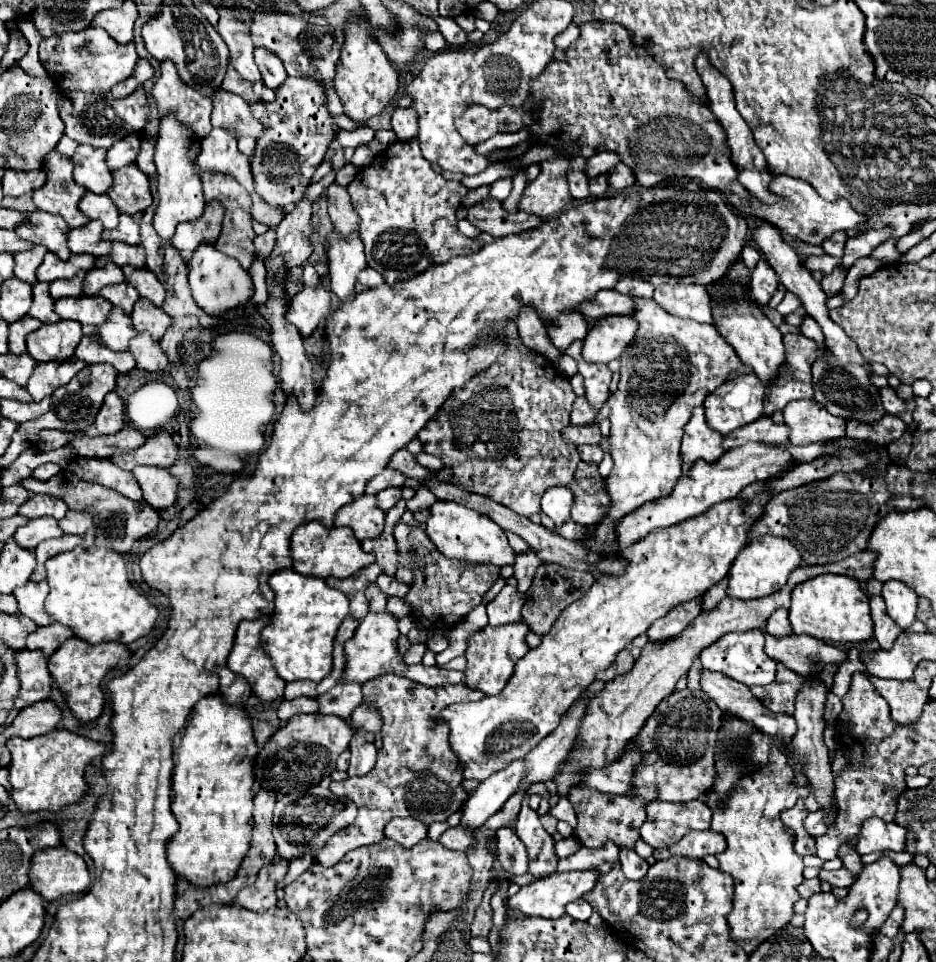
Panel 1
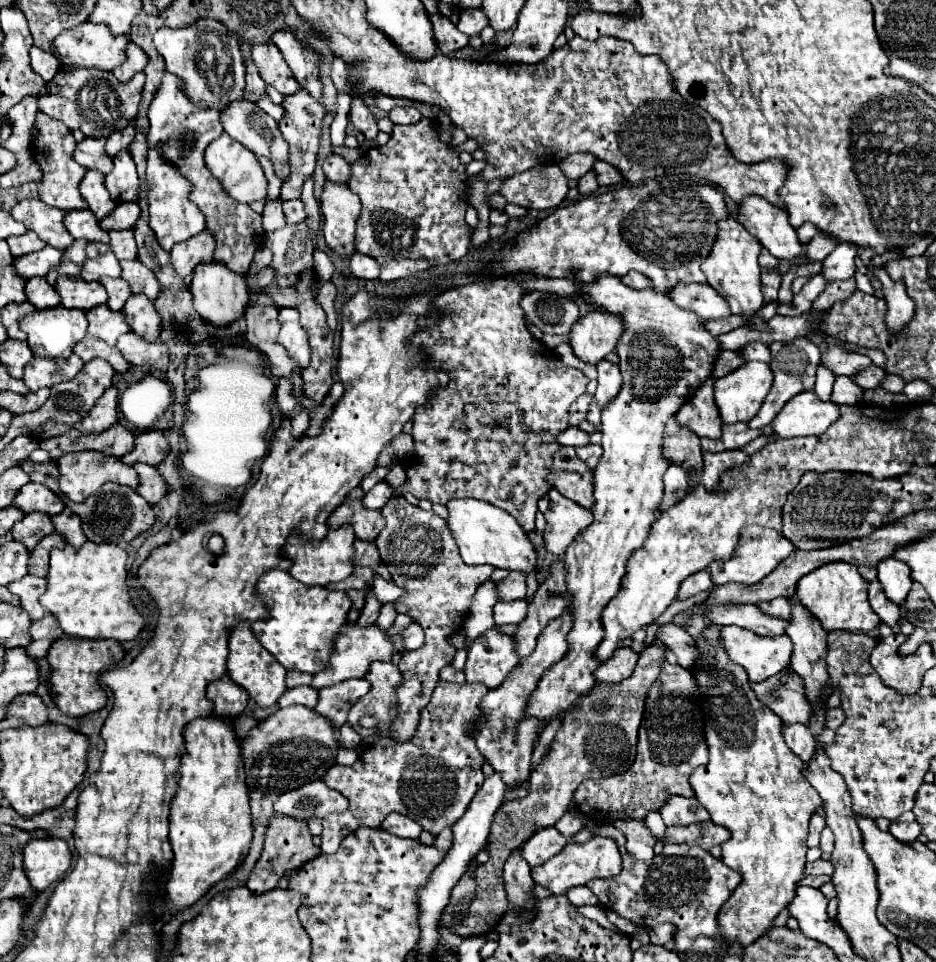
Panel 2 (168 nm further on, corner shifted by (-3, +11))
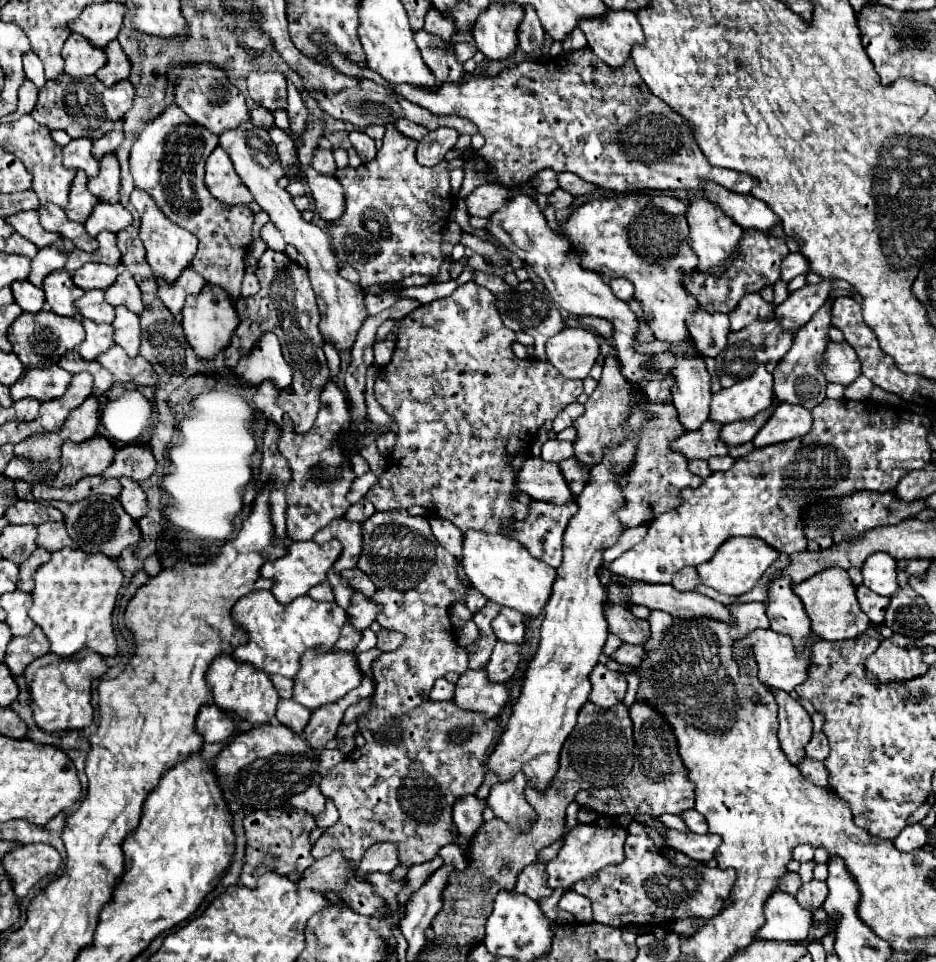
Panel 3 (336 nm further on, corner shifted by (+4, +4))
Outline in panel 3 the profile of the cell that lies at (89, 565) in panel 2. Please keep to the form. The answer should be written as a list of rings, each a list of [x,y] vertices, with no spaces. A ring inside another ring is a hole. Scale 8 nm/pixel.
[[[62,549],[52,553],[52,559],[38,567],[34,575],[34,603],[30,619],[42,627],[50,639],[50,651],[60,657],[70,657],[82,647],[110,657],[118,653],[118,641],[112,625],[112,609],[122,585],[122,571],[116,561],[102,553],[84,553],[80,549]]]

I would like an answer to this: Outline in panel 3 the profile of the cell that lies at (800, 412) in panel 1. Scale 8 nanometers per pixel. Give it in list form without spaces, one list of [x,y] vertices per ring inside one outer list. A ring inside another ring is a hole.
[[[780,403],[774,413],[770,415],[768,423],[758,431],[758,435],[752,439],[754,447],[766,447],[790,441],[794,437],[808,435],[812,429],[812,413],[804,407]]]

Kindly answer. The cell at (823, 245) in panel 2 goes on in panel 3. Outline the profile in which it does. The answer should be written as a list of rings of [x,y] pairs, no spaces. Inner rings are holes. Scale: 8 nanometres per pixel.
[[[790,253],[782,263],[782,279],[790,281],[796,275],[804,275],[808,271],[808,267],[810,267],[810,263],[802,253]]]

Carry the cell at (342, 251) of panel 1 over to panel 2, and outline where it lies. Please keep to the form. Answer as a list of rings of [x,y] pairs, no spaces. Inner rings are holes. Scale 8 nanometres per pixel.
[[[327,180],[321,194],[323,208],[323,236],[331,250],[347,260],[355,252],[353,232],[361,212],[361,200],[349,190],[347,184]]]

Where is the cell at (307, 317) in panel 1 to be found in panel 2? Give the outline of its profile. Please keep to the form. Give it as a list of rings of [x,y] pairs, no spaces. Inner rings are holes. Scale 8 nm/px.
[[[293,308],[279,310],[279,324],[281,324],[281,330],[279,330],[277,342],[287,350],[287,354],[295,360],[299,368],[305,368],[311,360],[311,352],[305,340],[305,332],[299,326],[297,312],[293,312]]]

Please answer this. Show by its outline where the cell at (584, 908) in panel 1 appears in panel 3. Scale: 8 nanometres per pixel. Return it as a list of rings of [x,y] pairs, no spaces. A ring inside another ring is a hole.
[[[566,891],[562,897],[560,897],[560,907],[568,913],[572,913],[578,921],[582,923],[590,923],[592,921],[592,907],[590,907],[590,901],[582,895],[578,895],[576,891]]]

